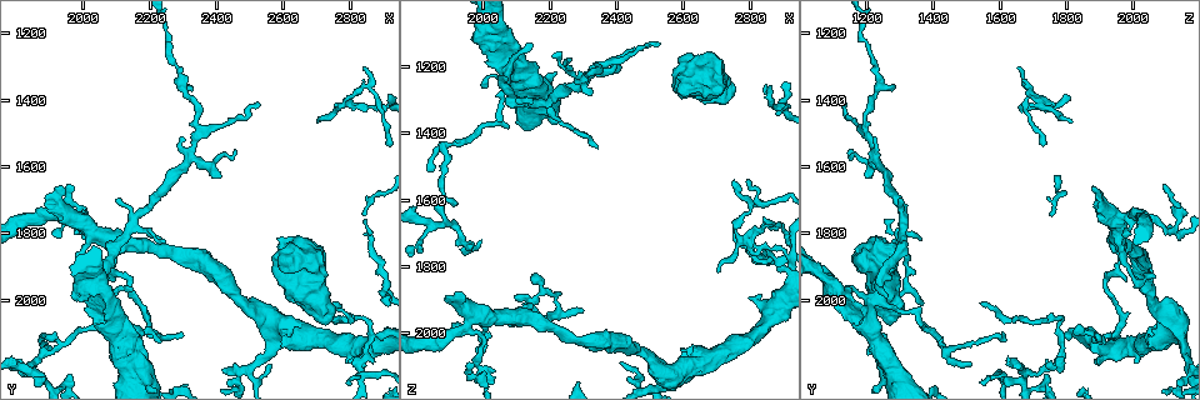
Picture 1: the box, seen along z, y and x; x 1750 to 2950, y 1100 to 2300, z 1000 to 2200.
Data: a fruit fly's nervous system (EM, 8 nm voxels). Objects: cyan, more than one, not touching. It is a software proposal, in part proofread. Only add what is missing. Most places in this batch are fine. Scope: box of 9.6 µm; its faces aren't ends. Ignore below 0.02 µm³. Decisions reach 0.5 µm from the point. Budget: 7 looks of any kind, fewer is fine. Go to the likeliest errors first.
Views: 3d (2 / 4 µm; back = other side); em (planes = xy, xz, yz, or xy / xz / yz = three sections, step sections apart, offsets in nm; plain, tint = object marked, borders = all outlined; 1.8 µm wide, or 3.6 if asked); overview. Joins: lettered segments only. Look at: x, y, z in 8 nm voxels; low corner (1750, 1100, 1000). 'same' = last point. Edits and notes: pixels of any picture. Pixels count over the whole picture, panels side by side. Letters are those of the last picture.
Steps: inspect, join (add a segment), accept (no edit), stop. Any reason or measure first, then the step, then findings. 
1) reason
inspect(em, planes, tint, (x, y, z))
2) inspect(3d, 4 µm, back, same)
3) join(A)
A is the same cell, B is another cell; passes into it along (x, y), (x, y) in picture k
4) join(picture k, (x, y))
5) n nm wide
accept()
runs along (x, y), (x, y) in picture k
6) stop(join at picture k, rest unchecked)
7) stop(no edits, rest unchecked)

stops while still wide
inspect(em, planes, borders, (2730, 2080, 1260))

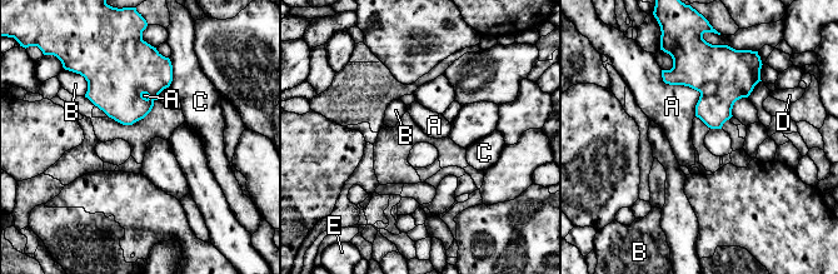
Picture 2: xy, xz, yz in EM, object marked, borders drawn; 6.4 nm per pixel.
accept()
A, B, C, D and E are other cells; border along (661, 70), (699, 93), (696, 115) in picture 2; no lettered segment goes on from it

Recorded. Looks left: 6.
tapers out
inspect(3d, 4 µm, (2850, 1300, 1660))

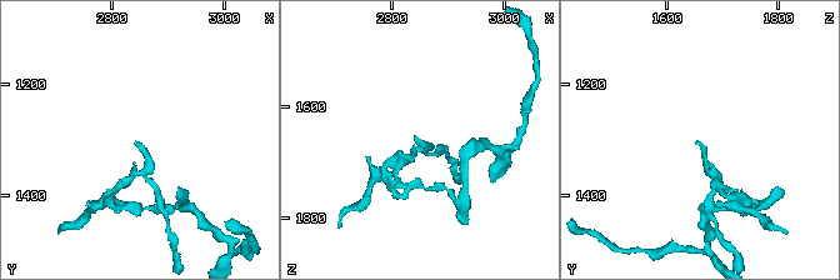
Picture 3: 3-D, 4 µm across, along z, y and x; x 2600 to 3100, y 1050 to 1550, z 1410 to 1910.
now the EM
inspect(em, planes, plain, (2850, 1300, 1655))

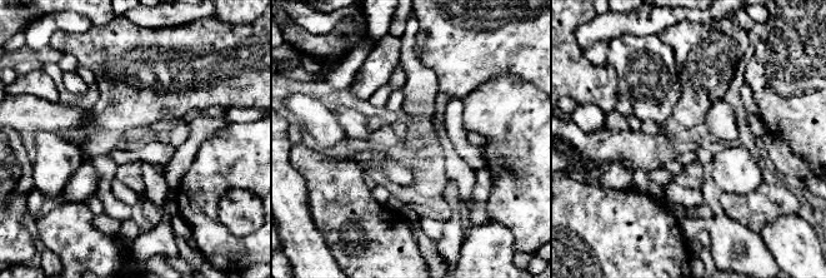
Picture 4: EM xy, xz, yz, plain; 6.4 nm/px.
see the neighbours
inspect(em, planes, borders, same)

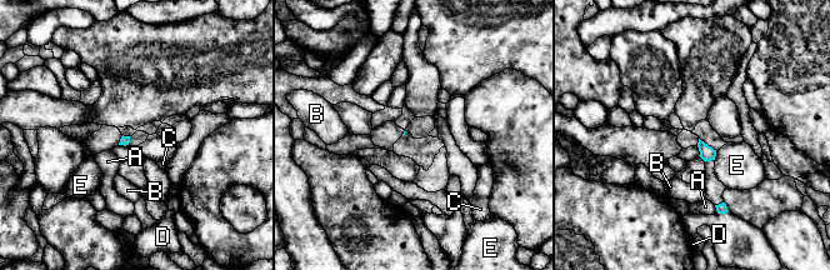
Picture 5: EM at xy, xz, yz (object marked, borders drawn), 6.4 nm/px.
E touches over 70 nm
accept()
A, B, C, D and E are other cells; border along (714, 205), (718, 213) in picture 5; none of them fits

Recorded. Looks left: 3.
branch stops here
inspect(3d, 2 µm, (1920, 1670, 1870))

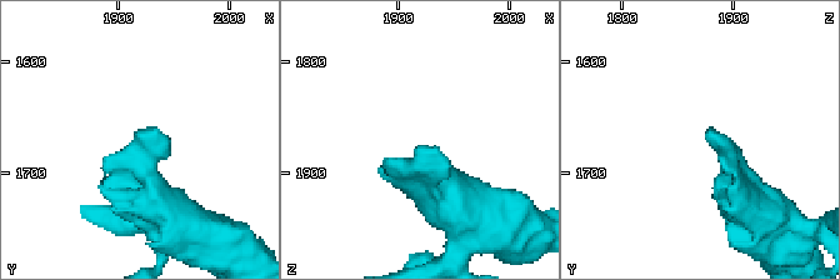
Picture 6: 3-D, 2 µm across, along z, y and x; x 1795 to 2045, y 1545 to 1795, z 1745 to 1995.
need the tissue
inspect(em, xz, step 4, borders, (1920, 1668, 1872))

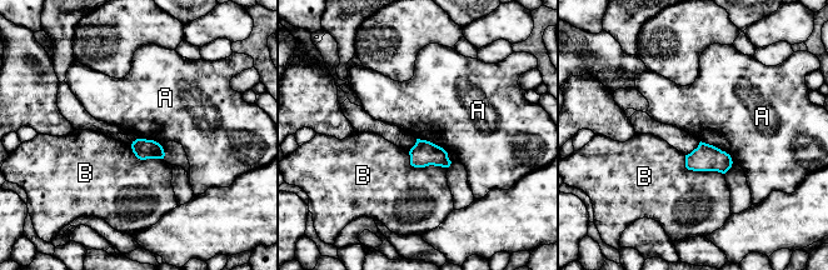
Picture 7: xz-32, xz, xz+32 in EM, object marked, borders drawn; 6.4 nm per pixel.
cut it another way
inspect(em, planes, borders, same)

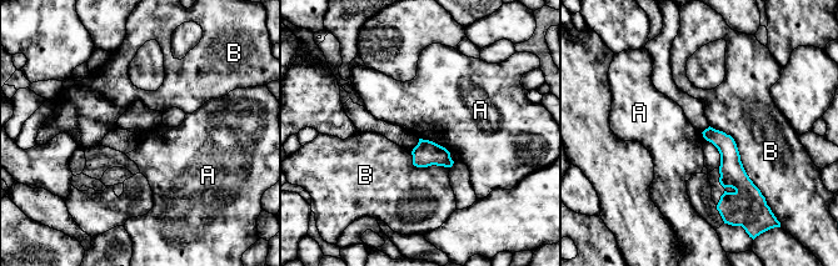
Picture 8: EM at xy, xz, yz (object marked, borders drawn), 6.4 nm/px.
B touches over 600 nm
accept()
A and B are other cells; border along (419, 137), (432, 140), (449, 152) in picture 8; none of them fits

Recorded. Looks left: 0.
stop(no edits, rest unchecked)

